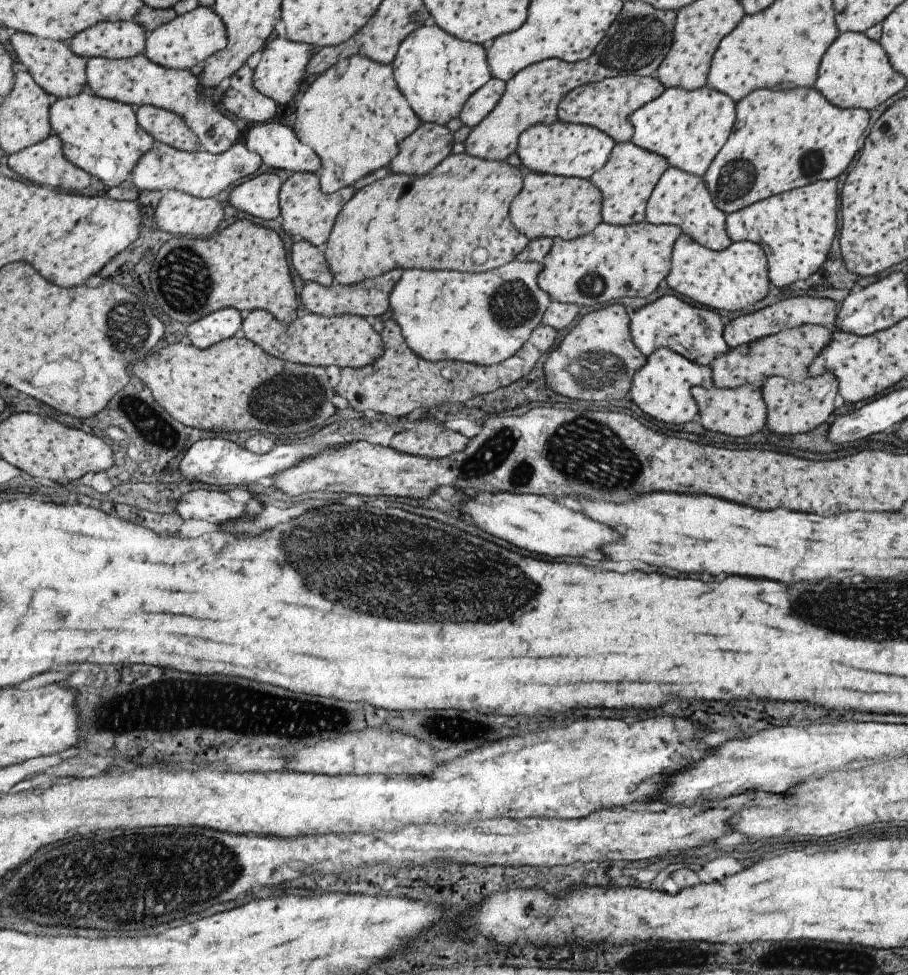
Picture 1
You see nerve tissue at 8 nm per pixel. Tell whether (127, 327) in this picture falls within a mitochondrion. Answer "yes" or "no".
yes

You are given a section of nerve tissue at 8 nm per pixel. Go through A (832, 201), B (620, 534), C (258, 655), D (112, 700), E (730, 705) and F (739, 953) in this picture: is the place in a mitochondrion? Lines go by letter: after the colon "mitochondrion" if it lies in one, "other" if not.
A: other
B: other
C: other
D: mitochondrion
E: other
F: other

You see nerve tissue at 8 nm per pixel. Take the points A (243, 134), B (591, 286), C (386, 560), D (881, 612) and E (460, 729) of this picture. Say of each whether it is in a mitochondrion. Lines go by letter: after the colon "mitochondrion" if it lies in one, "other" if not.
A: other
B: mitochondrion
C: mitochondrion
D: mitochondrion
E: mitochondrion

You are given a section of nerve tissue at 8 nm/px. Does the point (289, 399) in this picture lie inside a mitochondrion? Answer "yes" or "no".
yes

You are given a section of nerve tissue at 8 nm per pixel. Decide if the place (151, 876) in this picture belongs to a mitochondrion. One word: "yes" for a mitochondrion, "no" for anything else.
yes

